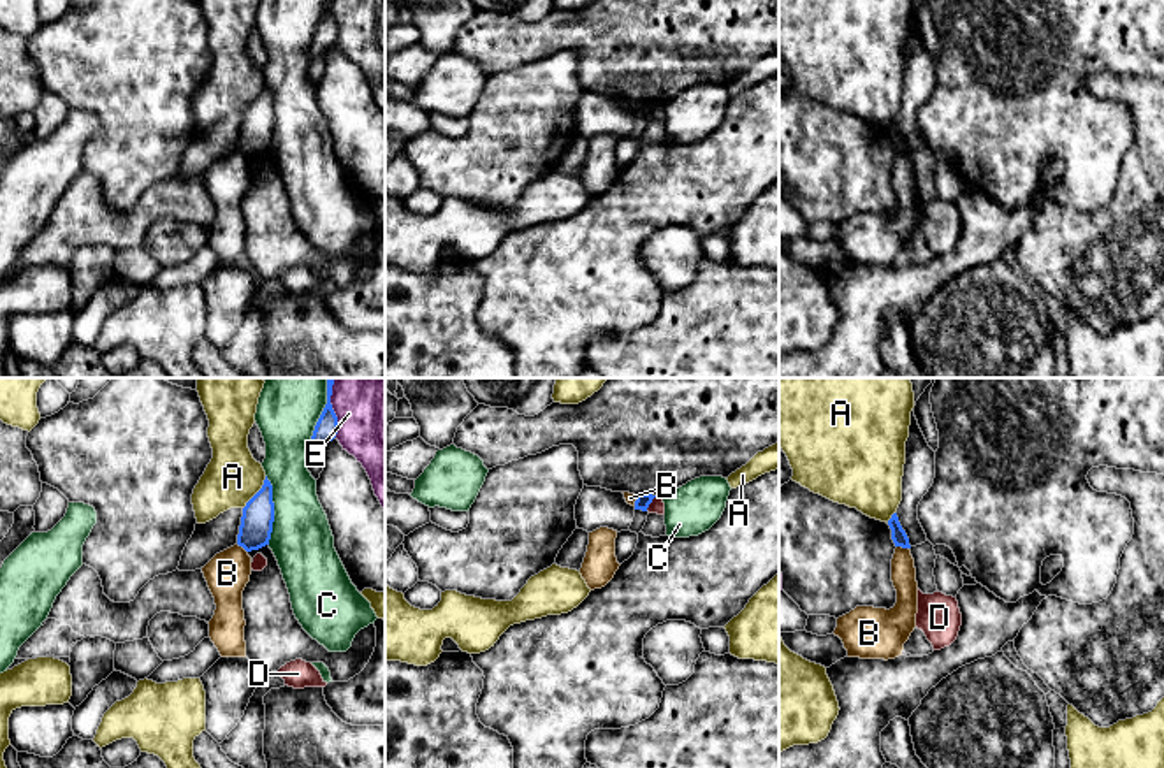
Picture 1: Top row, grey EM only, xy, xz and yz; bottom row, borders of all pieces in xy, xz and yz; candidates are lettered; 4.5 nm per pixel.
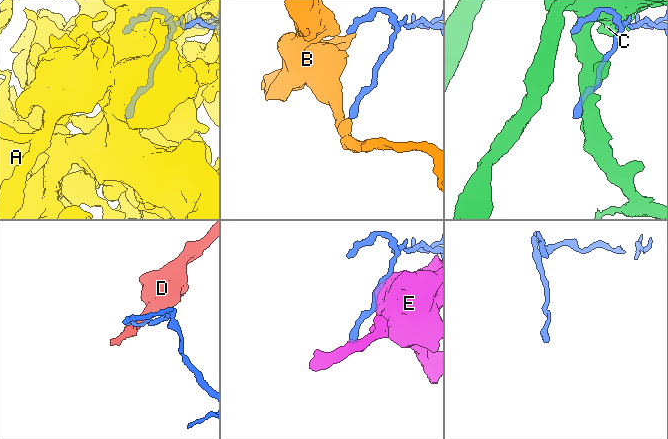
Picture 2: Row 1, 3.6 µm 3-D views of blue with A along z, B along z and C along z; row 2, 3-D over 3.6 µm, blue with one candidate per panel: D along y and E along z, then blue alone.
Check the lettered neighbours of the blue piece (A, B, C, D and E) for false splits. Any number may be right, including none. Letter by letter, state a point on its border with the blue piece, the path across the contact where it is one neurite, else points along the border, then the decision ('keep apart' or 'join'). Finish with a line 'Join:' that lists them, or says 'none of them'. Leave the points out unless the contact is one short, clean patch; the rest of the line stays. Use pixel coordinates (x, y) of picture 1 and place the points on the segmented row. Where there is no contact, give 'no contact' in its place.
A: contact xy (257, 492); keep apart
B: contact yz (902, 547); border yz (897, 545), (908, 549); keep apart
C: contact xy (320, 415); keep apart
D: contact xz (651, 501); border xz (654, 496), (646, 510); keep apart
E: contact xy (331, 408); keep apart
Join: none of them

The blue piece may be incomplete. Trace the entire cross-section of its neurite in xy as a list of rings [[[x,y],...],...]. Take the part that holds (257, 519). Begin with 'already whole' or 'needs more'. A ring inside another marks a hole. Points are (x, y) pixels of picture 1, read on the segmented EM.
already whole; [[[266,476],[262,489],[243,508],[237,545],[246,552],[269,545],[273,522],[273,485]]]

